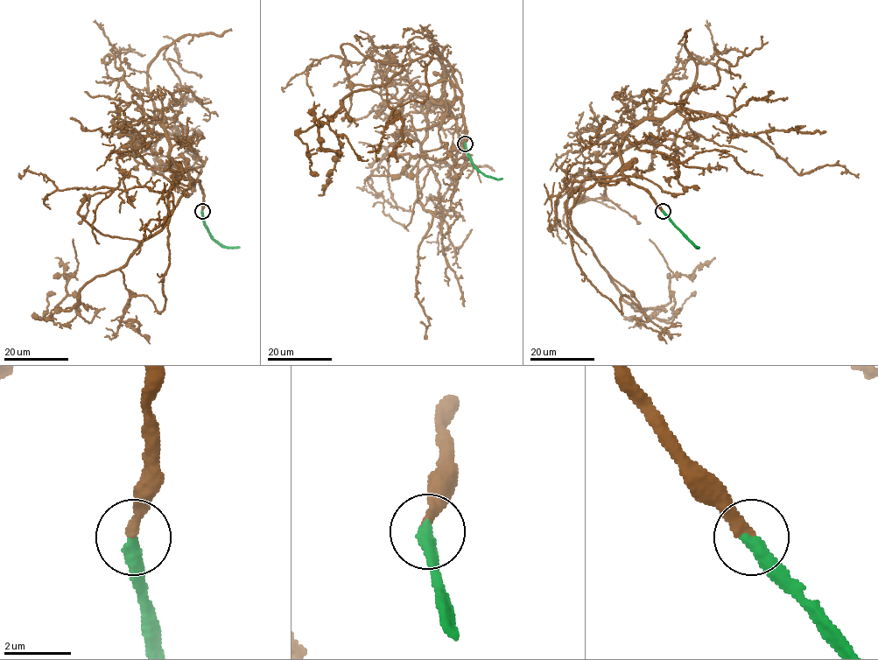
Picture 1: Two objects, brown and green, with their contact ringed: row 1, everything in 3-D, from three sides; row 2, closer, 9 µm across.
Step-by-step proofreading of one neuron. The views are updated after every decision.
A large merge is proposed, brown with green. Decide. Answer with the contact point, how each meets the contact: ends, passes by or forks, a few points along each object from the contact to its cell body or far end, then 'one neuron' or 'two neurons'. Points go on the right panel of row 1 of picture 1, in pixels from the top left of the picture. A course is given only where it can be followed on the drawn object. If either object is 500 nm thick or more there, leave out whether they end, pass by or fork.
(663, 211) | brown ends | green ends | brown via (663, 211), (632, 184), (598, 181), (570, 219), (635, 311), (662, 308), (673, 276), (715, 257) | green via (663, 211), (698, 248) | one neuron

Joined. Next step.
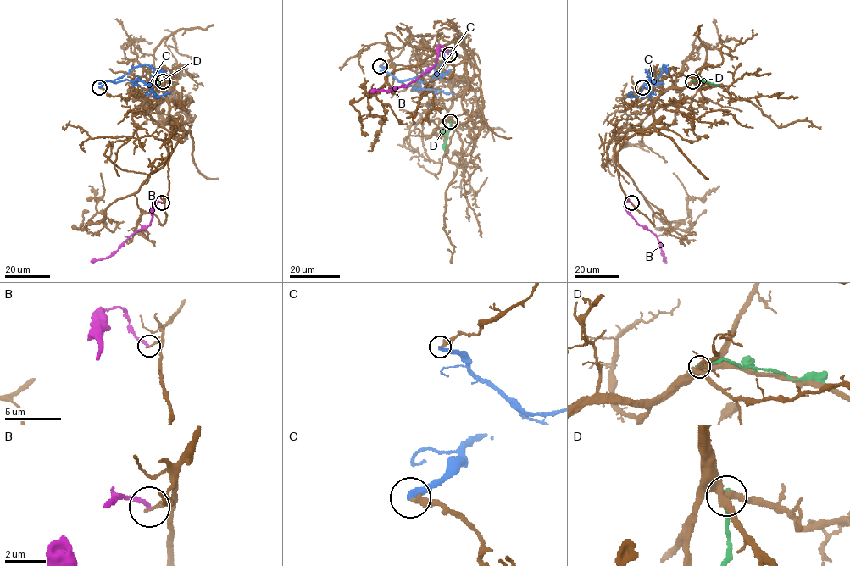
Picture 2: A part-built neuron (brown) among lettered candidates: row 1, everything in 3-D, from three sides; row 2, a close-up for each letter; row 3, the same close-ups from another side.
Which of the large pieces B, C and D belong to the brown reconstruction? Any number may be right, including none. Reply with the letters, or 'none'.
none

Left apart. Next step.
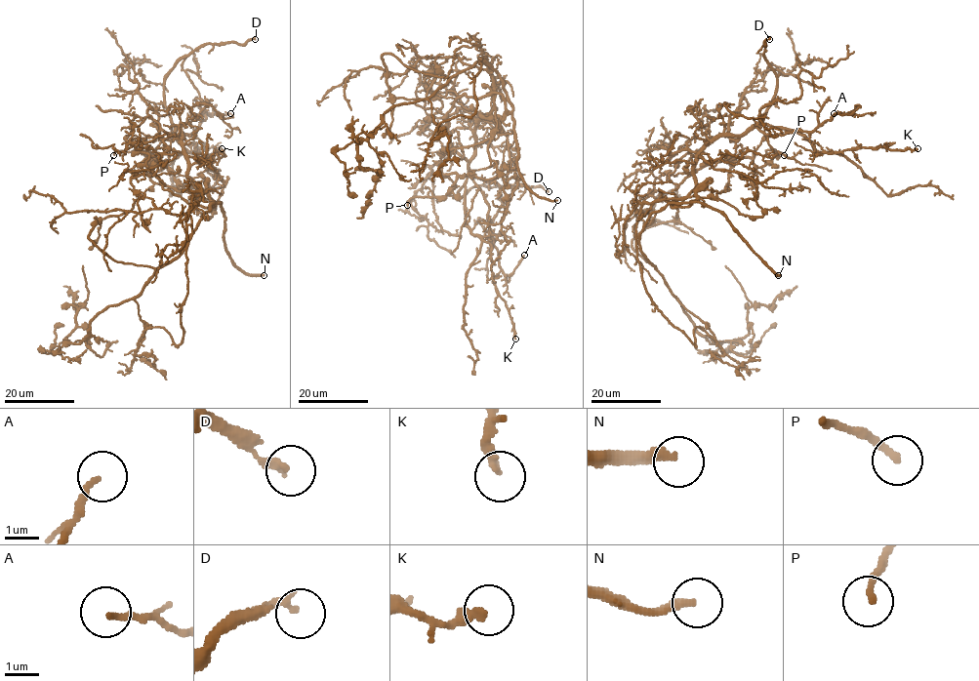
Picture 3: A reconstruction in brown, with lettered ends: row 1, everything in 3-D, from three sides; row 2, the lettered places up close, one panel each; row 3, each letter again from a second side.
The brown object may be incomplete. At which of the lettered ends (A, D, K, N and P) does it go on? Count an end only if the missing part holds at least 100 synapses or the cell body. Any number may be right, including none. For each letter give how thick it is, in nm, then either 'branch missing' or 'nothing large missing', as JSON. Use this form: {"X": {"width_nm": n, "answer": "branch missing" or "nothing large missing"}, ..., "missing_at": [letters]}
{"A": {"width_nm": 180, "answer": "nothing large missing"}, "D": {"width_nm": 220, "answer": "branch missing"}, "K": {"width_nm": 260, "answer": "nothing large missing"}, "N": {"width_nm": 280, "answer": "branch missing"}, "P": {"width_nm": 200, "answer": "nothing large missing"}, "missing_at": ["D", "N"]}

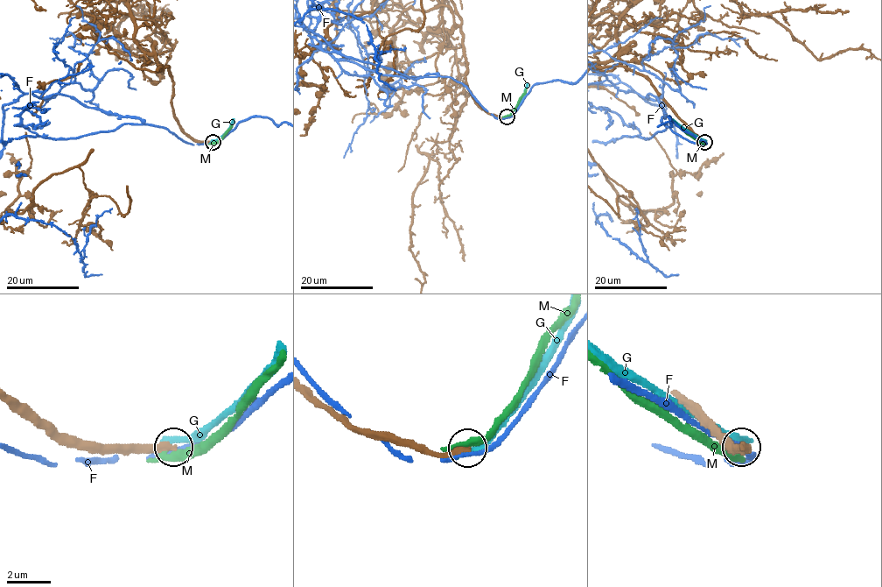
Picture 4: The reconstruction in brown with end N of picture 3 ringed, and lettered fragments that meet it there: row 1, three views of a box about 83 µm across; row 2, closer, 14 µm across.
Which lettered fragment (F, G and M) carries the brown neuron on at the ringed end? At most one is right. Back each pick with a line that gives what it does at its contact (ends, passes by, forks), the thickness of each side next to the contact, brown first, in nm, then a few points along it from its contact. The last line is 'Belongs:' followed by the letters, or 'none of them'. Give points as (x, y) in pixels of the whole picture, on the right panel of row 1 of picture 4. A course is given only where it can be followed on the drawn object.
Belongs: none of them

